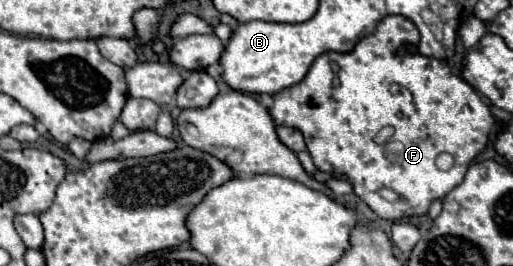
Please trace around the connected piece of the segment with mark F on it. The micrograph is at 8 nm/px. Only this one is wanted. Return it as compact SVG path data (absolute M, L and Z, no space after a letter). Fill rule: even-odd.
M386 16L376 26L376 32L366 36L354 48L354 52L330 54L330 58L334 56L340 66L336 84L334 70L326 52L318 56L318 60L314 60L302 82L274 94L274 104L268 110L276 124L296 128L304 134L308 152L318 170L344 174L352 184L354 194L362 198L380 218L392 222L426 214L434 200L442 200L446 192L458 186L470 162L486 150L490 132L496 126L496 118L490 112L488 104L482 102L480 94L466 80L462 80L458 74L452 74L446 62L438 62L436 58L426 58L420 54L398 54L400 46L416 44L416 40L420 40L420 34L410 20L406 20L404 16ZM384 126L394 126L394 136L384 144L374 144L372 138ZM442 152L448 152L456 158L454 168L446 172L438 170L434 164L436 156ZM386 188L394 190L399 198L396 201L386 200L382 196L382 190Z

